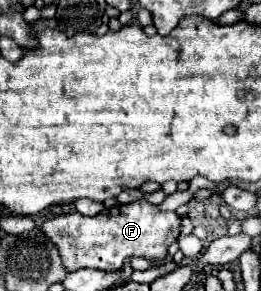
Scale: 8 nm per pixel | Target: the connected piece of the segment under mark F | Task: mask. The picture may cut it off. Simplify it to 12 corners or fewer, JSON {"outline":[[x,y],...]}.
{"outline":[[145,200],[43,230],[67,272],[115,272],[131,256],[161,264],[181,232]]}

